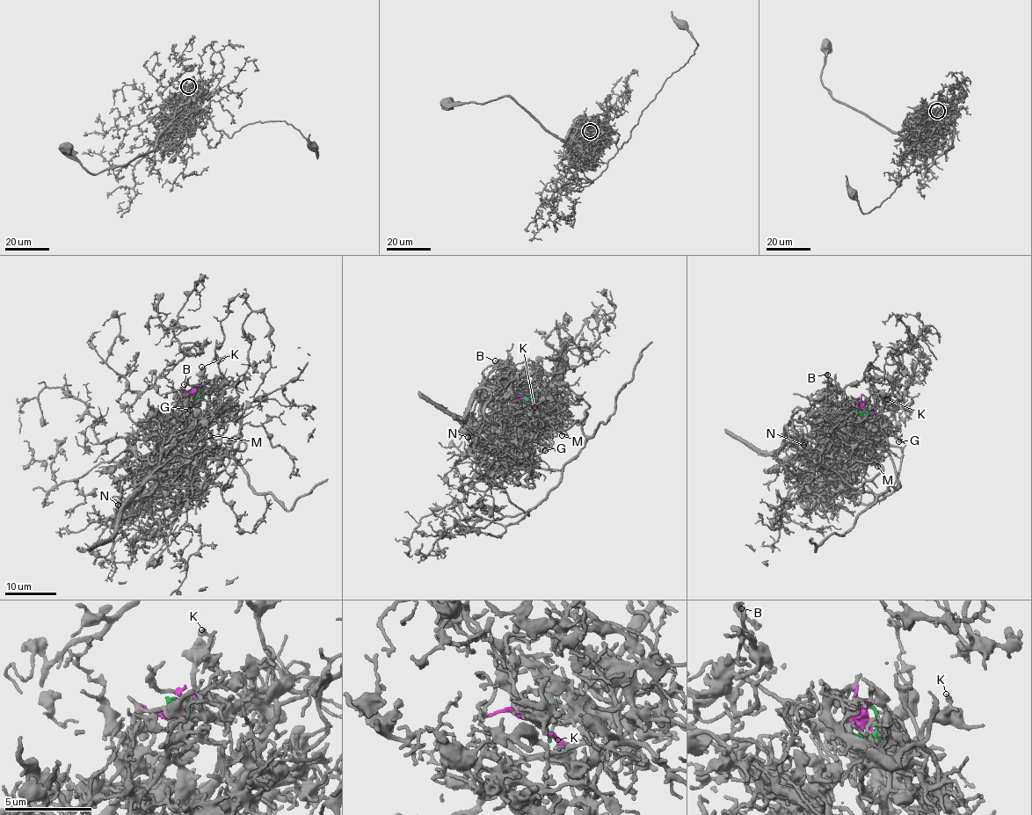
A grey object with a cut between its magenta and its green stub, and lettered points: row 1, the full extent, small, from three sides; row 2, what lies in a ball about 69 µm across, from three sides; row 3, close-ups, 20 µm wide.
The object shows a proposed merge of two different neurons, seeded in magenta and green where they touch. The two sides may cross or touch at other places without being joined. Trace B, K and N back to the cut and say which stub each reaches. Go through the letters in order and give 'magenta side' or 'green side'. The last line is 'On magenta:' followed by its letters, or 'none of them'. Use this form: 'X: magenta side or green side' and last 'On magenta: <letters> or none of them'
B: green side
K: magenta side
N: green side
On magenta: K

